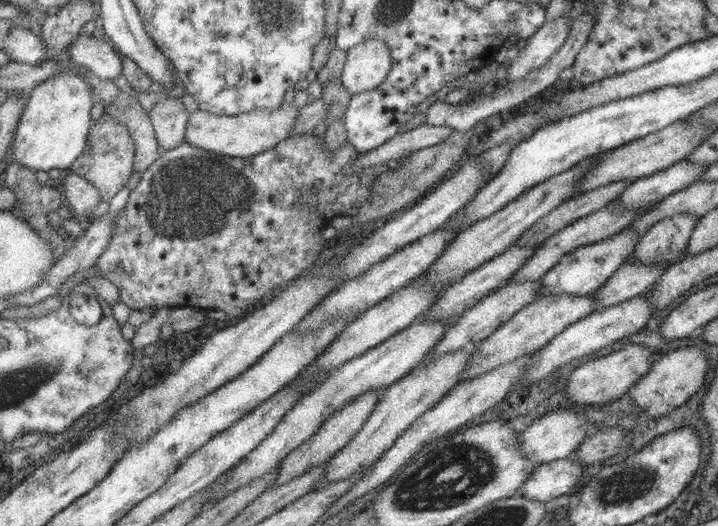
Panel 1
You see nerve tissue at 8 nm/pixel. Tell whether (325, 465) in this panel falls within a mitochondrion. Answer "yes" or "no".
no

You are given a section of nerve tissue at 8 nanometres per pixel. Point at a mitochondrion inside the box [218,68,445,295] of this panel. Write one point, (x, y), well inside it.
(392, 191)

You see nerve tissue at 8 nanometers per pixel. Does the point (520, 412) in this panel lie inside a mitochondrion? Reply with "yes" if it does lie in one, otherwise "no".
no

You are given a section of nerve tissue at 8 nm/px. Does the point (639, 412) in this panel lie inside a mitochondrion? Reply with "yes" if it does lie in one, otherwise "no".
no

